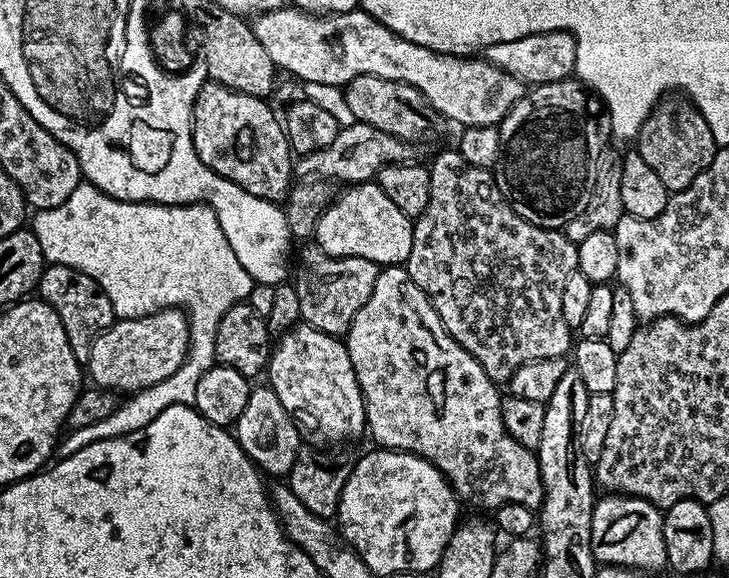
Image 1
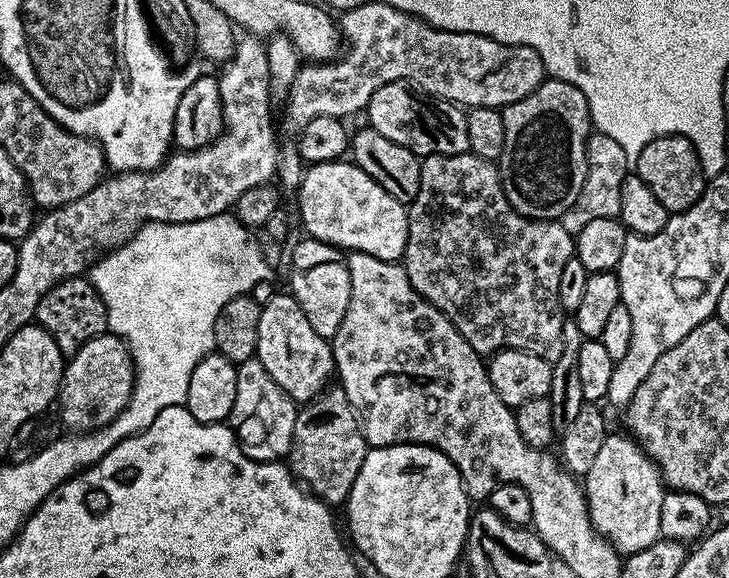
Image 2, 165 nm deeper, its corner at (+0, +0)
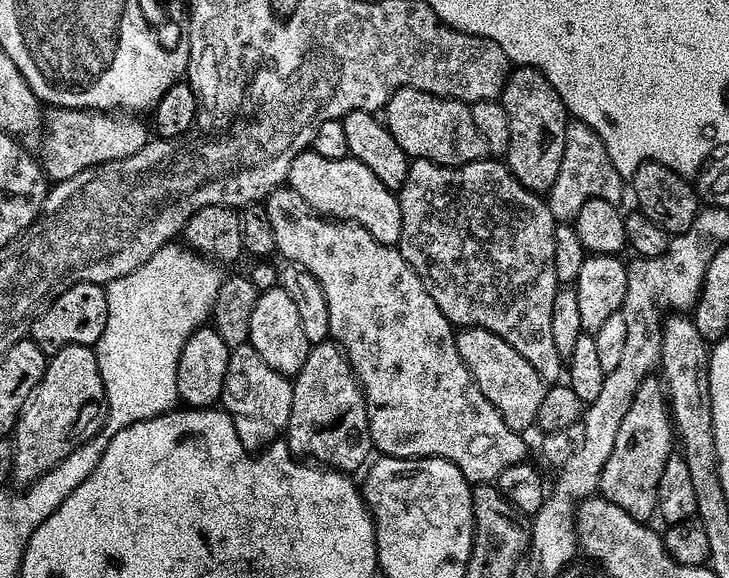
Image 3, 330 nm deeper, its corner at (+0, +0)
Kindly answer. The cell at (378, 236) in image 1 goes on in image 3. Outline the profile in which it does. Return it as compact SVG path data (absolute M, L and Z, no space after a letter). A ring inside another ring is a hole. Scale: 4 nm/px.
M305 150L294 158L288 171L287 187L293 188L308 207L325 218L362 226L383 244L399 245L402 234L402 214L397 193L382 186L362 162L351 158L327 160L322 154Z

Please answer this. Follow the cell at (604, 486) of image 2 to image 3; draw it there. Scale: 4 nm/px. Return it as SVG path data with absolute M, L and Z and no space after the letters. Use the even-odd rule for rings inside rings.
M653 374L638 386L630 410L626 410L626 418L622 418L622 426L618 426L614 450L606 466L602 466L599 495L614 502L614 506L622 506L635 520L651 521L656 512L658 478L662 478L662 466L673 454L674 425L670 419L666 385L659 375Z

